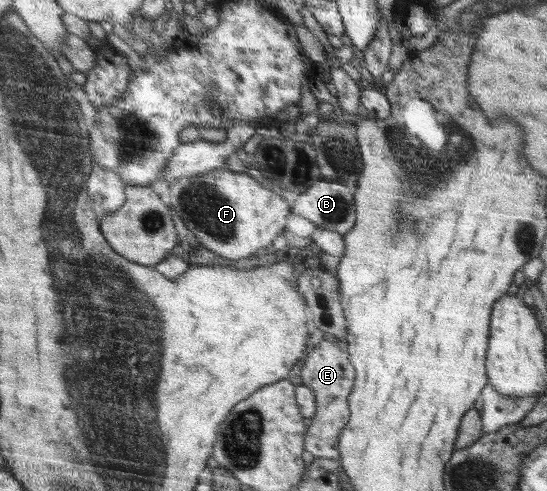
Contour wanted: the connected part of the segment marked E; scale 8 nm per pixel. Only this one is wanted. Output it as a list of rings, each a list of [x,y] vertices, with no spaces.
[[[328,339],[320,341],[313,349],[308,350],[307,356],[304,356],[300,377],[302,384],[314,393],[316,400],[316,413],[310,419],[312,423],[308,425],[306,439],[308,453],[312,453],[315,458],[338,460],[340,433],[349,421],[348,400],[355,383],[354,366],[350,362],[347,350]]]

